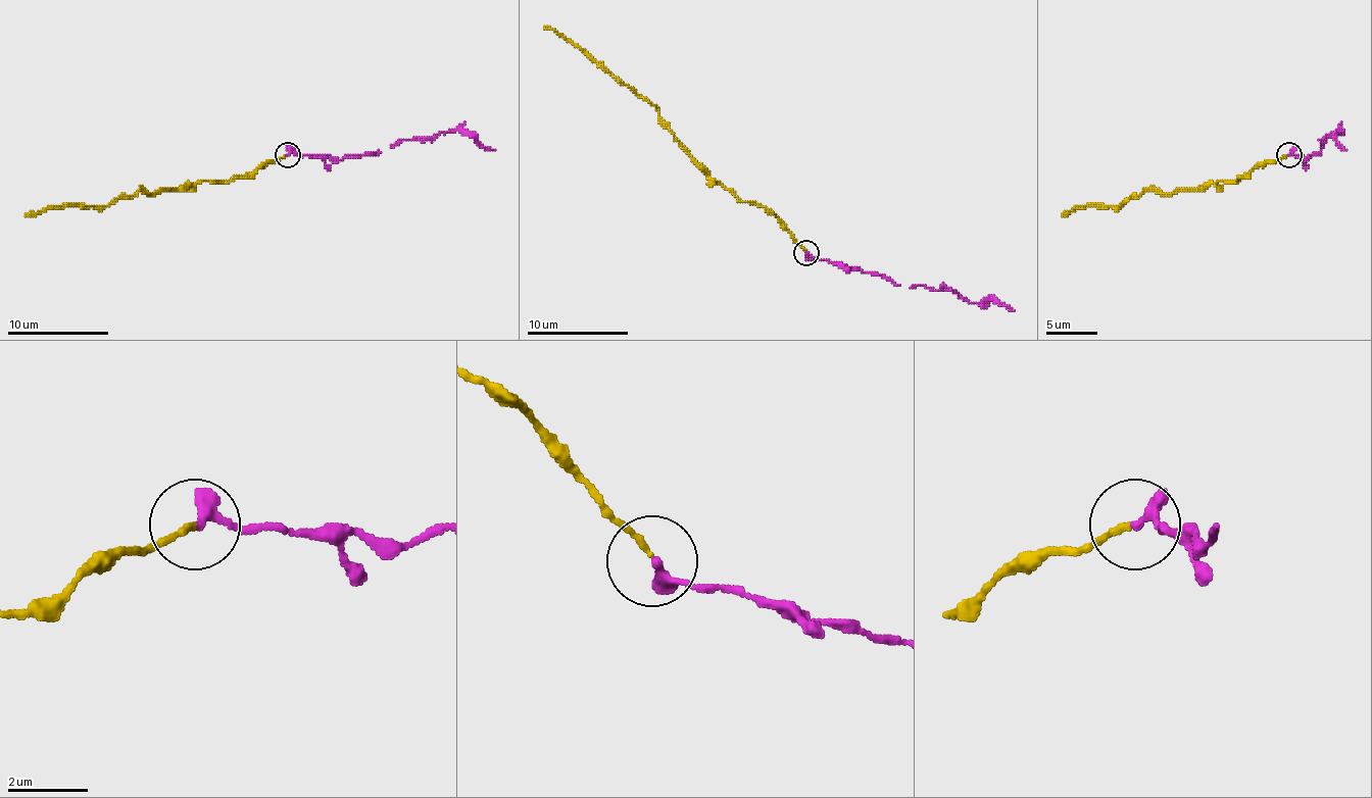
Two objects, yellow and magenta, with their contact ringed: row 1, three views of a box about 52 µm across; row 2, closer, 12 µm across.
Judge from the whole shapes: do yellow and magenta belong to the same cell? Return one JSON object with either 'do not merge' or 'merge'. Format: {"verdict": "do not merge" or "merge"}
{"verdict": "merge"}

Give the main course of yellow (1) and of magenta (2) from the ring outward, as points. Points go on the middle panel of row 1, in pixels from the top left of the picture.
1: (805, 252), (763, 206), (740, 201), (717, 184), (674, 136), (653, 105), (544, 26)
2: (805, 252), (814, 257), (884, 275), (897, 285), (956, 290), (971, 303), (998, 300), (1014, 310)

